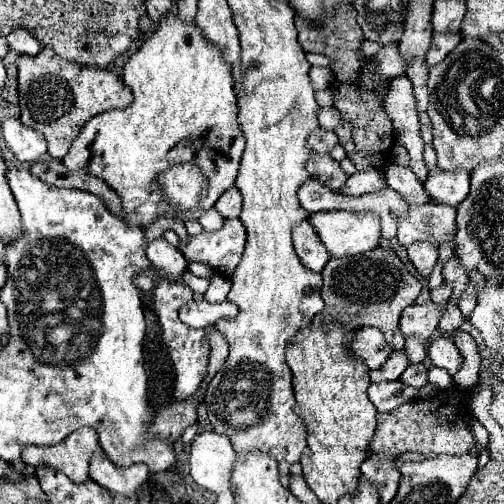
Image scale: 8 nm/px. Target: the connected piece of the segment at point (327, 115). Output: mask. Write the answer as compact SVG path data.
M320 108L318 118L322 130L334 130L340 124L340 112L336 108Z

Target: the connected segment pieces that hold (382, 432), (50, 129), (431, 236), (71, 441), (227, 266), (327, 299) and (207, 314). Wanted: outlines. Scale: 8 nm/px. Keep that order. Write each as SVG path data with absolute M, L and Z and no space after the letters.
M446 388L432 398L414 398L388 414L378 414L378 428L370 442L370 450L378 456L400 456L404 452L420 452L426 458L442 454L468 454L476 450L472 434L472 414L468 410L470 390Z
M42 48L38 56L18 56L18 96L22 124L36 128L48 140L48 154L56 160L70 150L82 126L96 114L126 108L132 102L132 92L124 88L118 74L96 66L82 66L58 58L52 48Z
M422 204L410 206L406 216L398 218L398 240L402 246L410 246L420 240L442 244L448 240L456 226L456 210L446 204Z
M78 428L66 440L56 446L26 446L22 450L22 462L34 468L48 466L64 472L72 482L82 484L88 476L88 462L92 456L104 454L94 428Z
M224 220L218 232L202 232L181 240L179 250L189 262L204 262L224 276L232 276L246 244L246 230L242 222Z
M378 246L360 256L330 258L322 270L322 280L320 296L324 300L324 312L312 318L312 326L318 326L318 322L338 322L340 326L350 328L374 326L384 334L384 340L392 350L404 348L398 320L402 310L418 298L422 284L406 270L392 250Z
M224 300L222 304L210 304L210 302L188 302L180 310L180 320L190 328L206 328L214 324L220 318L234 318L238 314L236 304Z

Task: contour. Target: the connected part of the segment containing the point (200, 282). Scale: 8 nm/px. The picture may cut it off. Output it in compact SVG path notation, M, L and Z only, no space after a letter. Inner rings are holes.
M184 272L182 276L178 276L178 278L172 278L172 280L184 280L194 292L200 292L200 294L204 294L206 290L208 290L208 286L210 286L210 280L206 280L206 278L198 278L198 276L194 276L192 272Z

